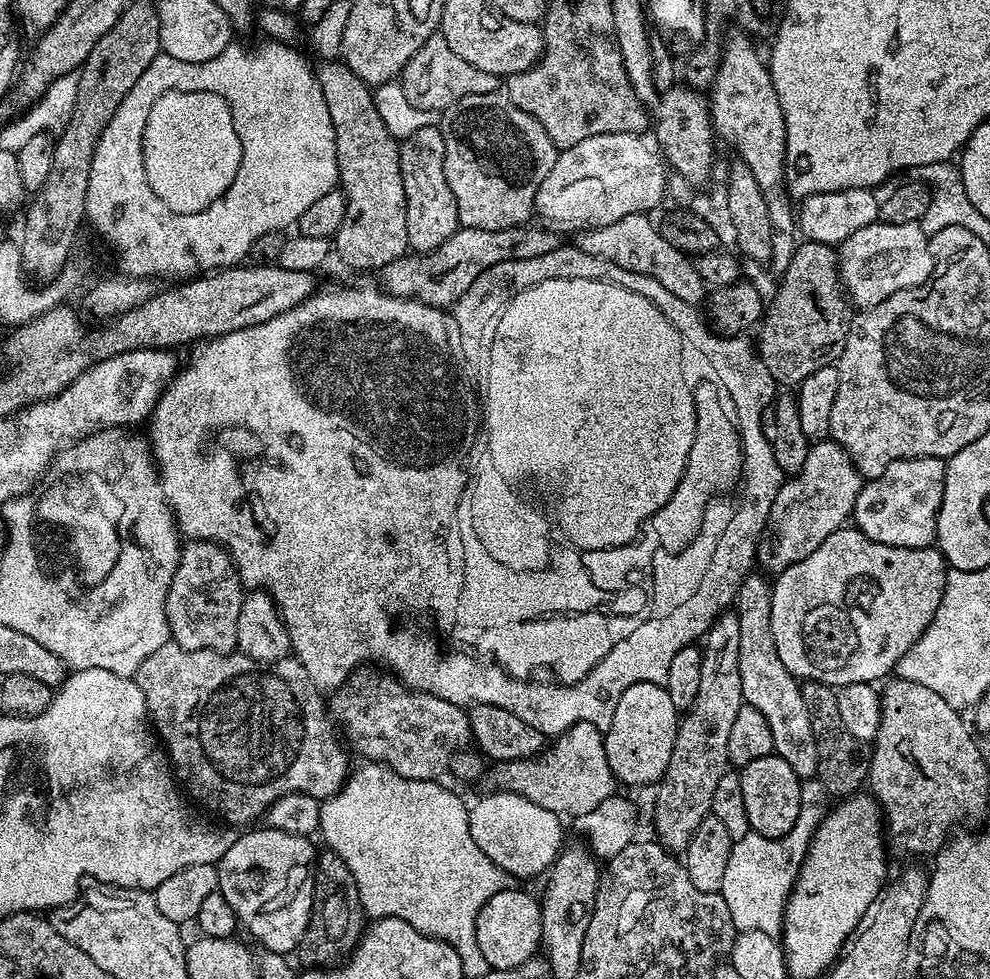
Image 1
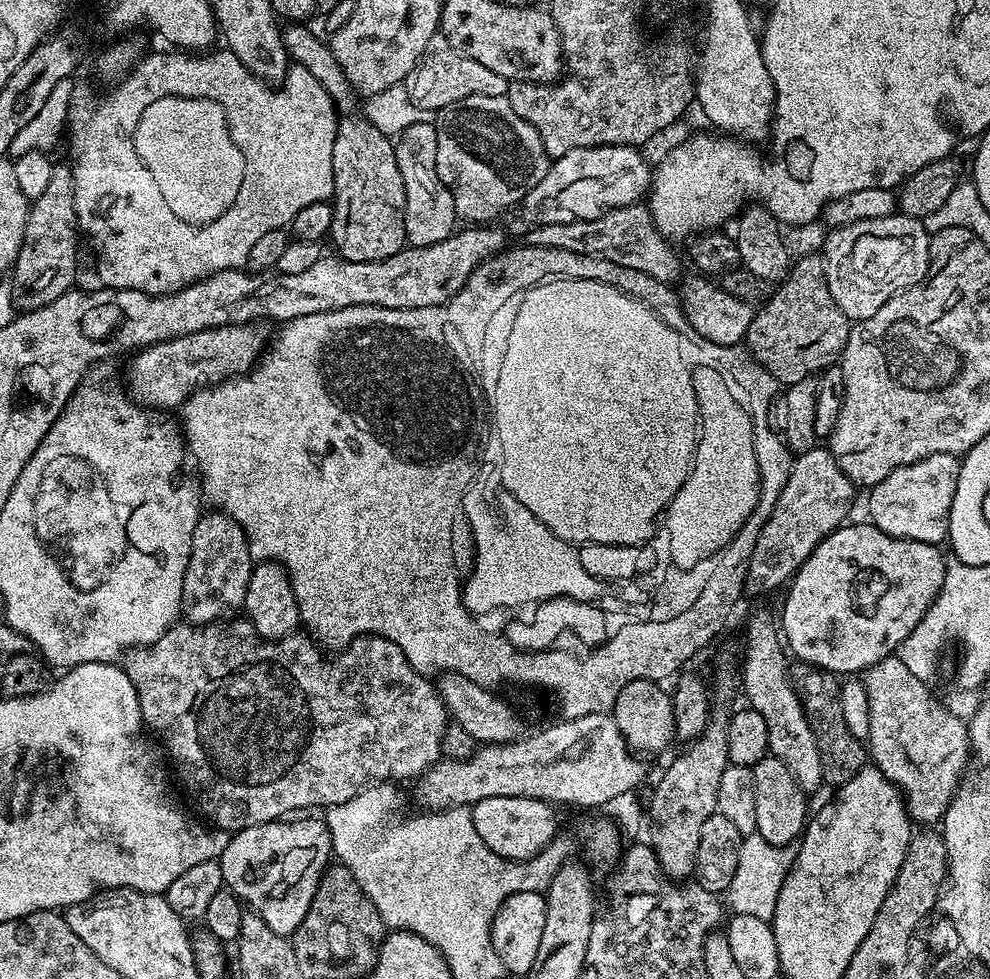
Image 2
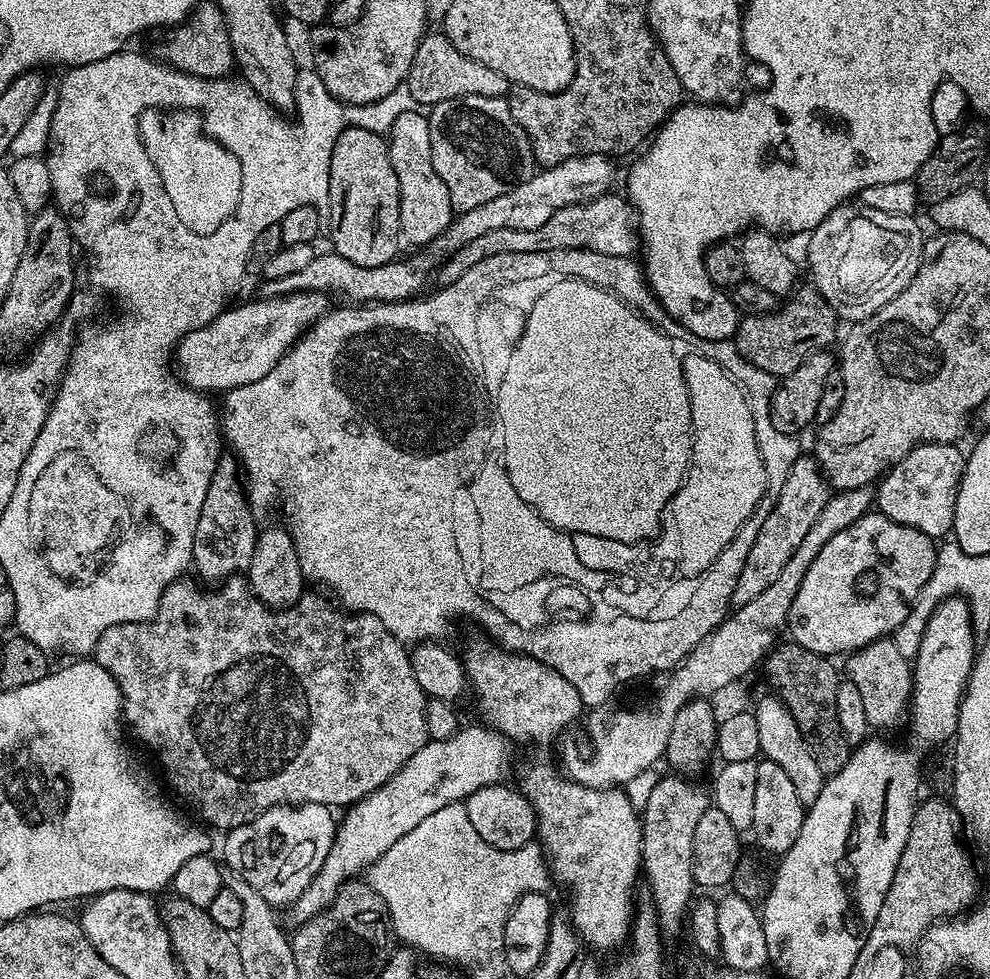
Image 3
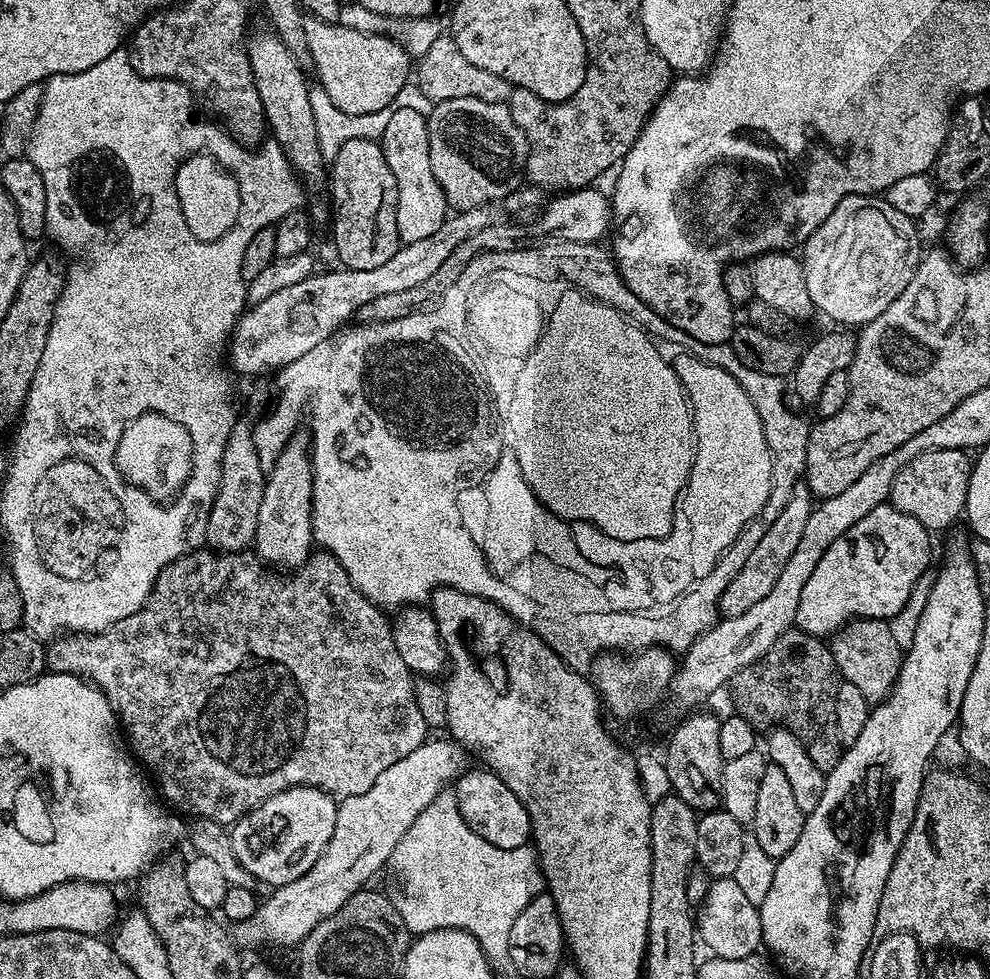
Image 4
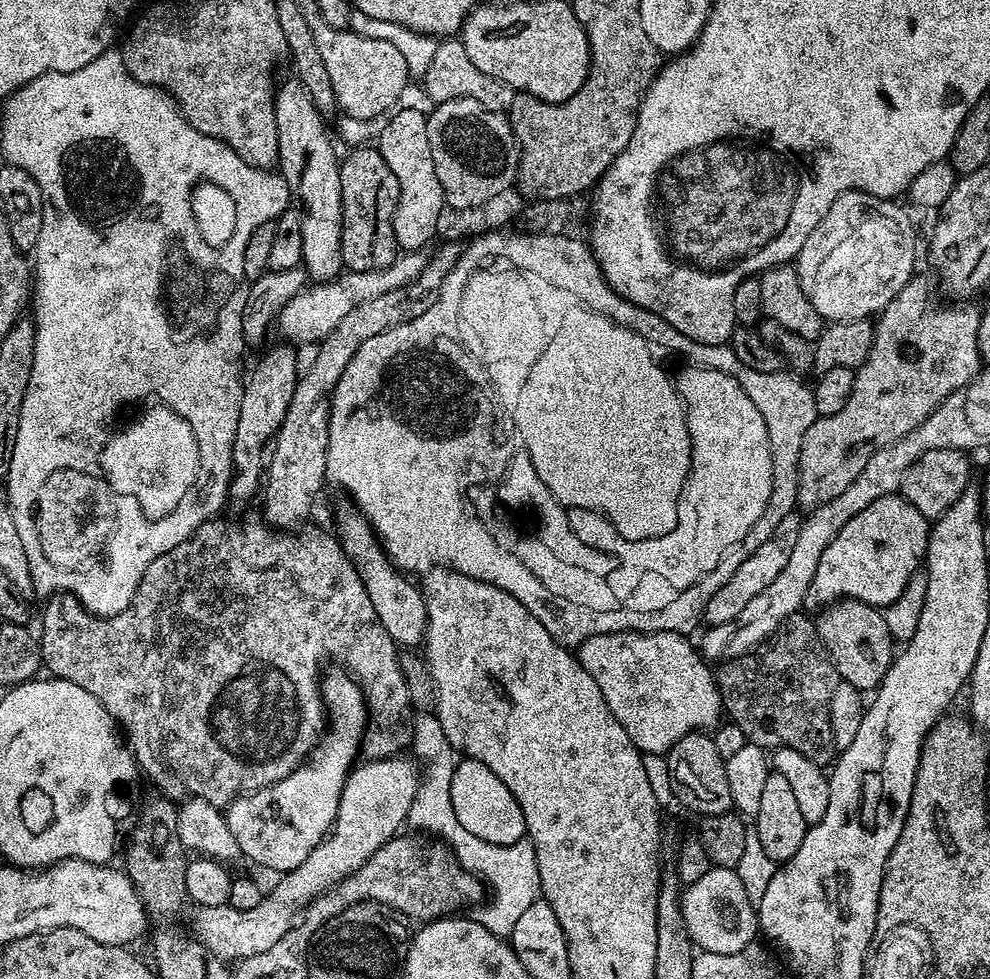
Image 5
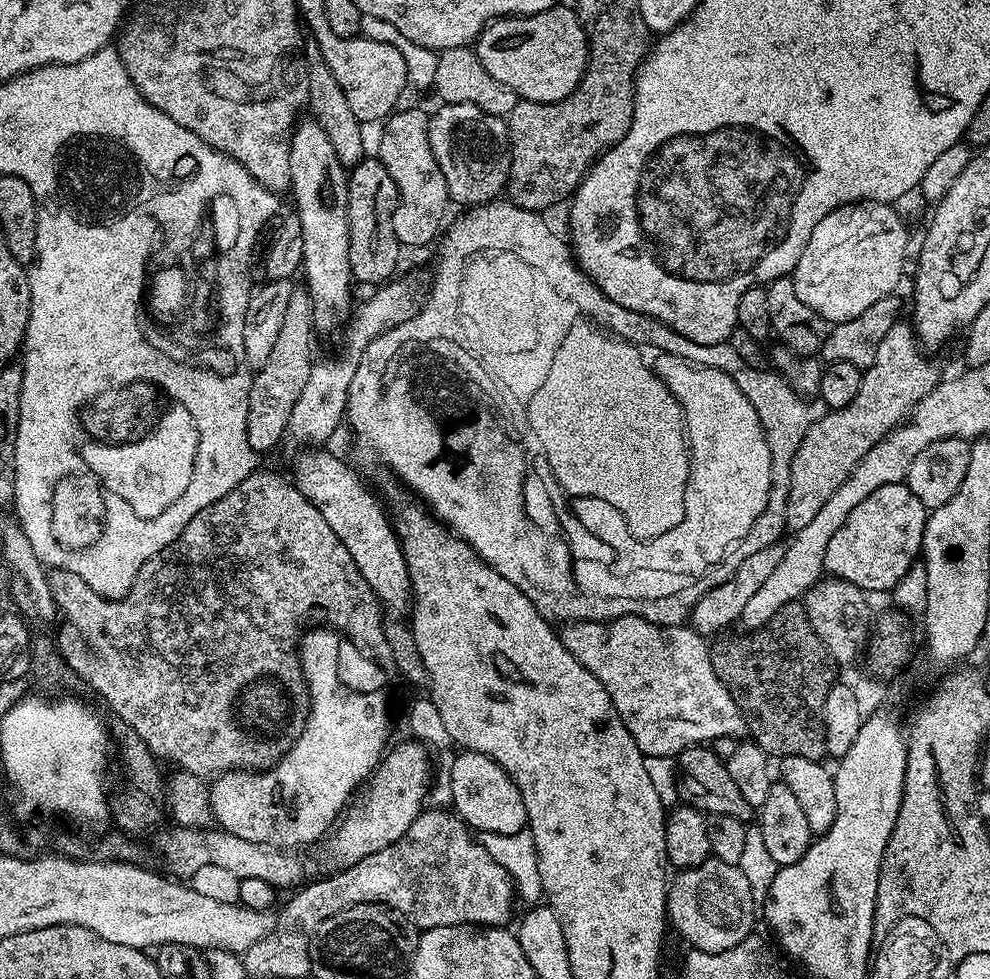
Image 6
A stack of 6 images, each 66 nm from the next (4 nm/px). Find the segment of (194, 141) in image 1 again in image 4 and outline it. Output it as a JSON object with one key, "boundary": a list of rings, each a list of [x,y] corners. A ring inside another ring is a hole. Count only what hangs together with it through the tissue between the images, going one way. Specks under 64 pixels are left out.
{"boundary":[[[207,154],[189,156],[176,169],[174,181],[182,218],[196,239],[217,240],[234,226],[240,213],[240,191],[232,173]]]}

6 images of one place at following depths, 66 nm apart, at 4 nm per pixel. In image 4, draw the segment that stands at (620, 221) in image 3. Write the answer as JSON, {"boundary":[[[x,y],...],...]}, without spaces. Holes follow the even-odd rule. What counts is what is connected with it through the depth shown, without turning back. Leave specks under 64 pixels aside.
{"boundary":[[[589,186],[565,190],[553,195],[551,197],[553,200],[549,204],[547,201],[529,219],[533,220],[528,225],[497,222],[486,226],[486,230],[478,230],[478,234],[470,234],[470,238],[466,238],[466,242],[461,242],[455,247],[446,257],[446,262],[442,262],[442,267],[430,278],[426,278],[426,282],[413,286],[410,290],[401,290],[395,294],[382,294],[382,298],[374,298],[374,302],[366,302],[366,306],[362,306],[359,310],[359,319],[370,324],[390,322],[398,318],[410,318],[410,314],[418,314],[427,308],[434,307],[446,294],[446,290],[450,290],[450,286],[454,286],[454,282],[462,278],[462,270],[466,270],[466,266],[470,266],[470,262],[474,262],[474,258],[478,258],[483,252],[509,252],[529,247],[533,242],[552,237],[555,237],[556,240],[569,240],[583,244],[603,241],[603,236],[605,235],[605,239],[613,227],[612,206],[609,197],[605,193],[603,196],[598,189],[599,187]]]}

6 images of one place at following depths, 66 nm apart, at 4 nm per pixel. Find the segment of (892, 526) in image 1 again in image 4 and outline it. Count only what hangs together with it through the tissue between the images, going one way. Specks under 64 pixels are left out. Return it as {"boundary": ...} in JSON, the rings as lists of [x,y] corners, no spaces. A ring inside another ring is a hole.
{"boundary":[[[963,448],[954,450],[926,450],[918,454],[902,470],[898,470],[898,478],[894,478],[890,502],[902,514],[910,514],[910,518],[918,518],[929,533],[937,534],[948,528],[956,519],[964,516],[964,503],[970,486],[970,474],[974,460]]]}

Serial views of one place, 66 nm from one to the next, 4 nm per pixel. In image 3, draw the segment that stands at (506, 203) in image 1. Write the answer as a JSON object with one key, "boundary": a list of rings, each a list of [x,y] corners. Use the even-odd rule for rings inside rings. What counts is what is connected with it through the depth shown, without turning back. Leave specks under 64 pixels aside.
{"boundary":[[[481,96],[454,98],[431,105],[427,117],[430,126],[430,154],[434,162],[434,170],[438,178],[446,182],[450,202],[457,213],[474,210],[476,206],[493,201],[500,194],[509,192],[521,180],[530,179],[537,171],[538,165],[532,153],[532,144],[524,128],[518,126],[518,122],[514,122],[514,114],[510,114],[507,99],[482,98]]]}

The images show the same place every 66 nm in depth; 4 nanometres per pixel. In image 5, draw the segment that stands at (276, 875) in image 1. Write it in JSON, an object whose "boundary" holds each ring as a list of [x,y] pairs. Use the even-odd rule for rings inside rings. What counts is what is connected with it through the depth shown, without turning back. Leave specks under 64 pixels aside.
{"boundary":[[[356,686],[353,688],[325,687],[322,699],[326,709],[326,720],[330,727],[321,735],[320,743],[317,744],[312,755],[277,784],[242,795],[232,801],[226,809],[230,831],[237,839],[241,857],[249,856],[254,863],[261,864],[264,868],[273,868],[276,874],[292,872],[299,864],[306,862],[310,850],[317,848],[321,840],[328,835],[332,825],[336,823],[336,811],[340,805],[344,783],[348,780],[348,773],[357,763],[356,755],[359,757],[362,752],[364,729],[368,723],[363,691]]]}

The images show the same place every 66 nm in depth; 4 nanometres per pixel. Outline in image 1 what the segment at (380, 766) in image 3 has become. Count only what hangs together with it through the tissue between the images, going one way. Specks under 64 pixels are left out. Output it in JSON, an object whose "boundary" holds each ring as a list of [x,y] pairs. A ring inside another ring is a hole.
{"boundary":[[[169,642],[158,646],[158,650],[154,650],[154,654],[150,654],[150,658],[146,658],[146,662],[142,662],[142,666],[138,666],[134,679],[146,698],[150,723],[158,733],[159,739],[167,751],[168,759],[174,769],[174,775],[177,781],[182,782],[183,791],[205,813],[213,812],[213,814],[208,814],[225,825],[241,826],[240,824],[248,823],[248,825],[251,825],[256,822],[251,822],[251,820],[256,820],[259,816],[261,819],[271,808],[273,802],[286,794],[301,792],[323,802],[329,796],[334,795],[335,792],[339,792],[344,787],[344,781],[350,775],[347,754],[336,744],[332,744],[328,748],[328,716],[324,713],[324,700],[320,697],[323,696],[321,689],[317,688],[315,682],[306,674],[306,670],[302,667],[300,661],[295,658],[275,660],[274,663],[262,667],[257,660],[252,660],[249,656],[243,654],[225,654],[211,652],[210,650],[186,650],[175,642]],[[360,670],[353,672],[347,683],[343,685],[342,693],[344,692],[344,697],[341,698],[340,704],[344,707],[345,714],[348,715],[348,736],[352,740],[360,740],[360,752],[364,755],[364,758],[372,762],[385,764],[386,767],[393,768],[402,778],[410,778],[411,780],[436,780],[440,778],[440,775],[445,775],[448,772],[448,763],[452,753],[465,751],[473,739],[471,724],[468,722],[468,712],[461,705],[454,704],[450,700],[443,700],[432,693],[420,692],[409,688],[401,683],[395,675],[387,674],[388,676],[383,676],[382,673],[376,672],[373,676],[363,676],[362,672]]]}

